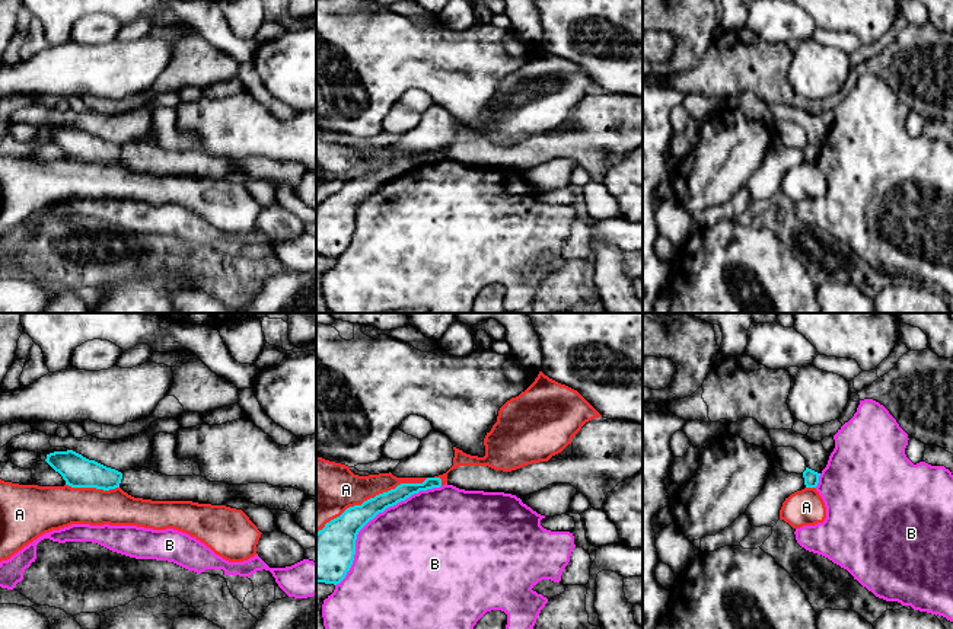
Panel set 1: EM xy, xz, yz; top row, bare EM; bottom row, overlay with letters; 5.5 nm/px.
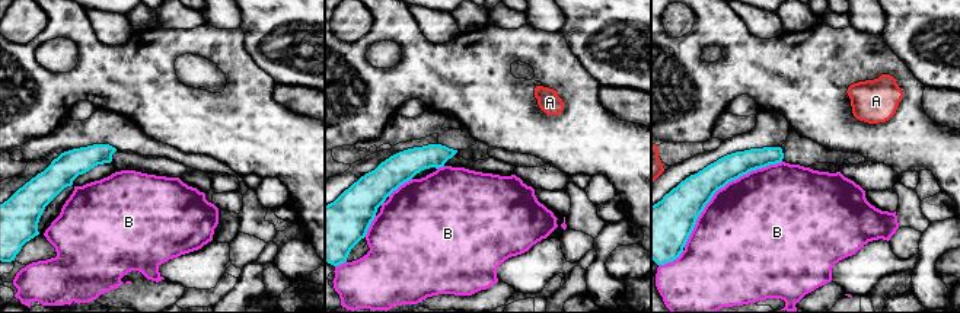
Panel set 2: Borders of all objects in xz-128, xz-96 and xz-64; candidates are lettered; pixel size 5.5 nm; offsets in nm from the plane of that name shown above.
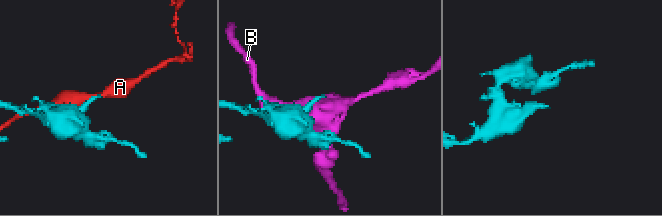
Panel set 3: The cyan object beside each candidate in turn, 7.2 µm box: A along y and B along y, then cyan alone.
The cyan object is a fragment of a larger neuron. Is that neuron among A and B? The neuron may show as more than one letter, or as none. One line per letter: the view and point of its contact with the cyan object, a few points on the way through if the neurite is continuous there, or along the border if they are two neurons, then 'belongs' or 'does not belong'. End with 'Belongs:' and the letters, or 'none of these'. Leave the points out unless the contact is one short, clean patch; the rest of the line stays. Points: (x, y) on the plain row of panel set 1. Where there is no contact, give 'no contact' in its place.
A: contact xz (372, 172); does not belong
B: contact xz (372, 192); does not belong
Belongs: none of these

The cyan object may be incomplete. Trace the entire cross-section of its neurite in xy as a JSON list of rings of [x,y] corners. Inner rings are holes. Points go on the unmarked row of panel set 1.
[[[67,124],[47,128],[45,135],[58,146],[71,162],[115,163],[121,162],[134,172],[152,175],[192,175],[198,178],[224,179],[238,170],[270,183],[284,183],[296,189],[305,166],[268,157],[227,159],[210,156],[203,150],[166,150],[147,141],[136,141],[124,147],[106,141],[82,128]]]

